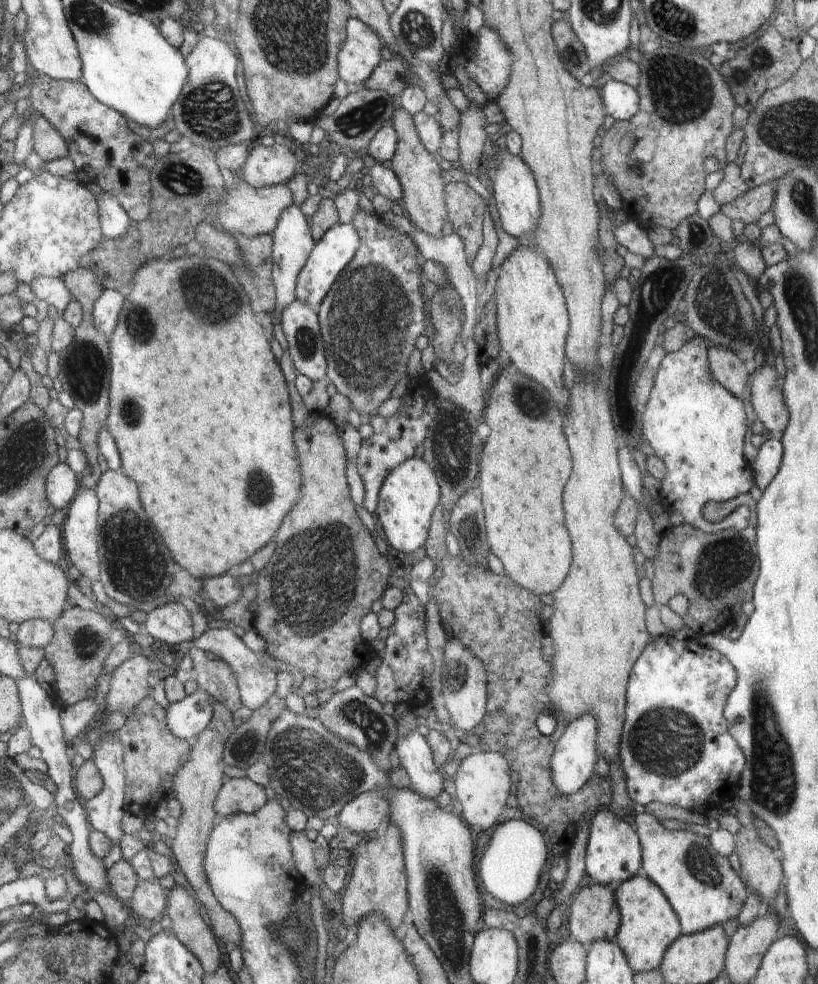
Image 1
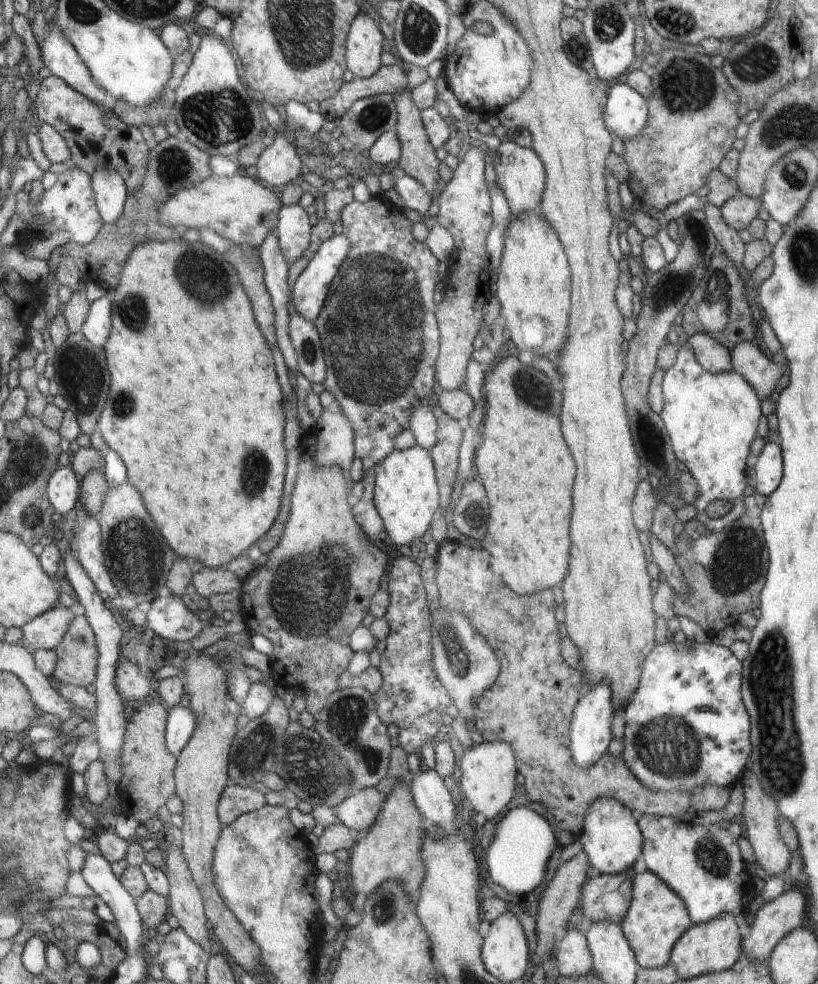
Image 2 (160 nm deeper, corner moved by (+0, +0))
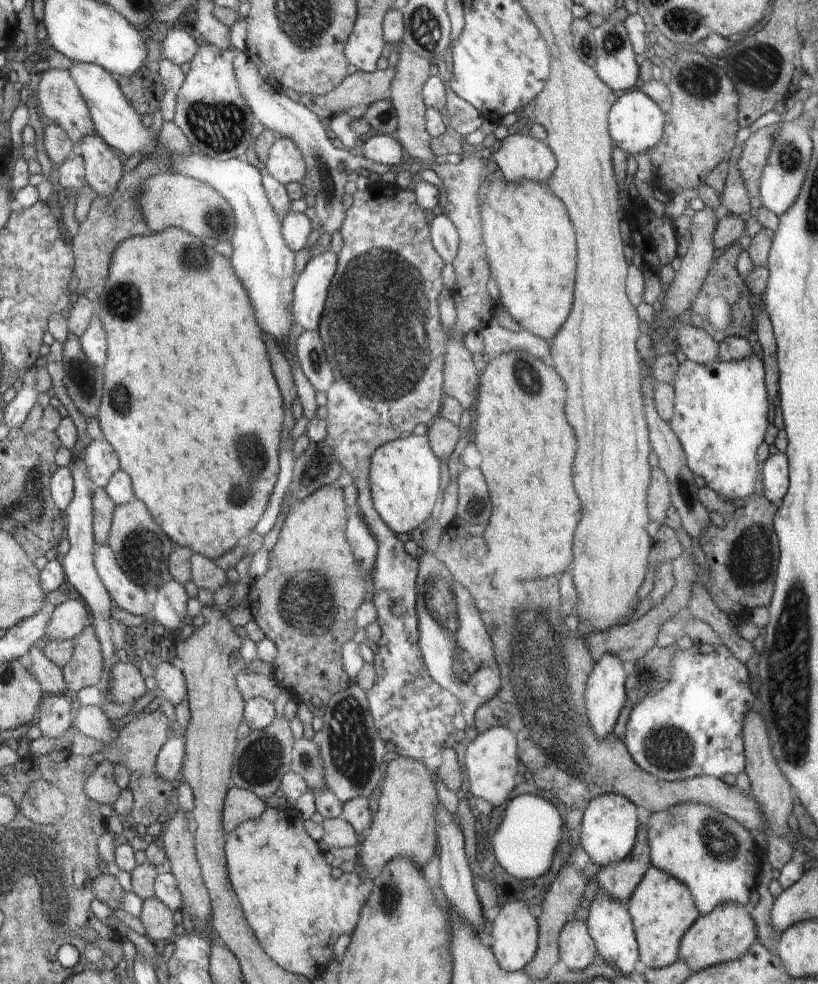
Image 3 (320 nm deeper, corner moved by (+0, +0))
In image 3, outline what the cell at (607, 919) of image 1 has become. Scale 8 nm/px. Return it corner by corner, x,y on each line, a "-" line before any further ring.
640,824
632,852
619,863
602,867
597,874
601,894
628,902
633,890
651,867
651,850
645,826

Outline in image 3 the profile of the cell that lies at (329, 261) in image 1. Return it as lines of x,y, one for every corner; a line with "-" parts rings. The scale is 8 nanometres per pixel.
331,250
311,256
297,276
291,313
294,322
306,331
318,331
328,289
337,267
337,254

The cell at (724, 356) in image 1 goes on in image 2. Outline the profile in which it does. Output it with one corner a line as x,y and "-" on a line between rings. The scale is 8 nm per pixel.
708,333
691,334
686,344
692,349
698,364
704,370
718,374
732,369
730,351

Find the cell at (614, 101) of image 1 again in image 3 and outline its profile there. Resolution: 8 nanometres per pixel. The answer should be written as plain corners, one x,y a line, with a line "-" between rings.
638,88
619,94
619,99
612,105
608,113
609,133
614,146
625,150
628,154
646,153
663,138
665,112
646,93

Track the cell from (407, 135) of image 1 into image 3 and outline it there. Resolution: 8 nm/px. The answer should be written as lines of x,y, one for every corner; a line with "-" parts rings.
399,44
399,61
396,66
396,72
391,82
390,101
397,112
397,132
396,139
401,142
403,149
411,157
421,160
423,163
434,163
434,152
431,149
431,135
427,131
426,110
427,105
423,100
423,86
430,76
430,62
406,45

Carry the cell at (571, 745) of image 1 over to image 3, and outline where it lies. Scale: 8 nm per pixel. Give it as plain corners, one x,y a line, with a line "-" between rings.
603,654
588,675
585,688
585,711
597,737
612,733
613,726
626,704
626,672
619,656

